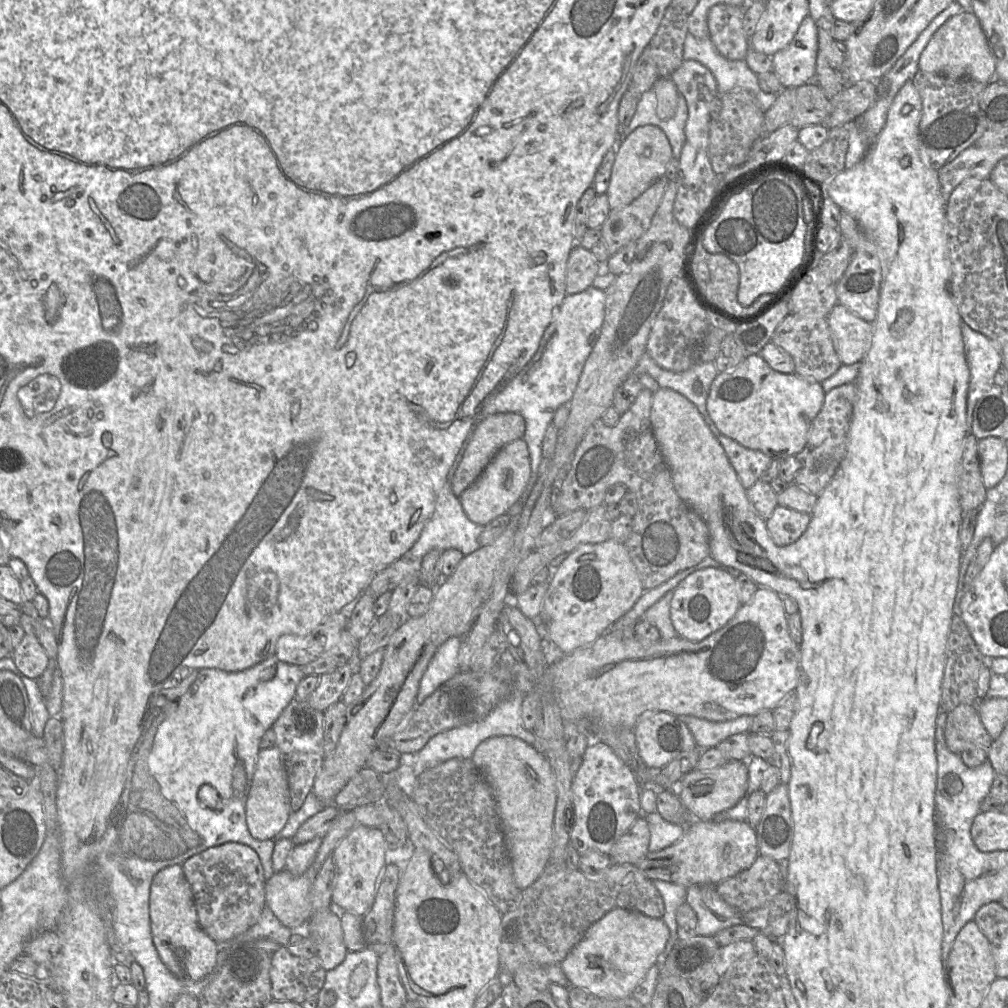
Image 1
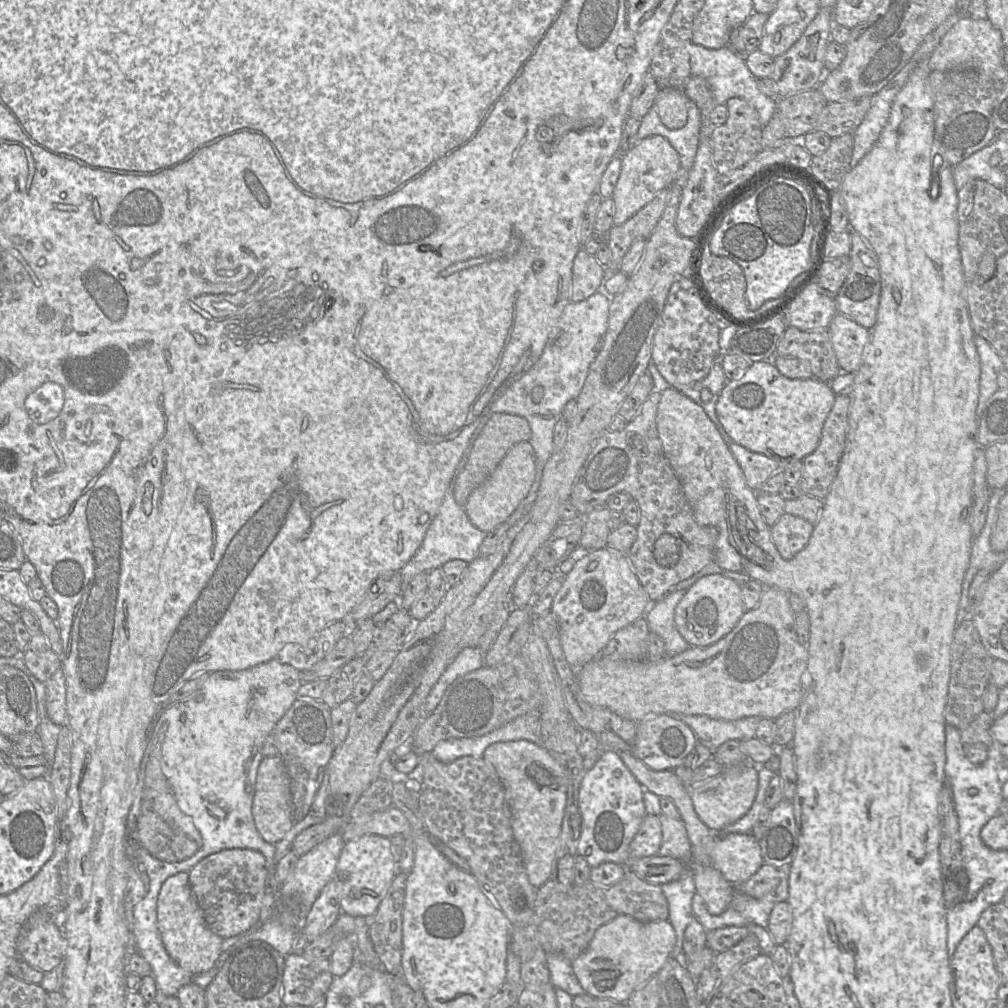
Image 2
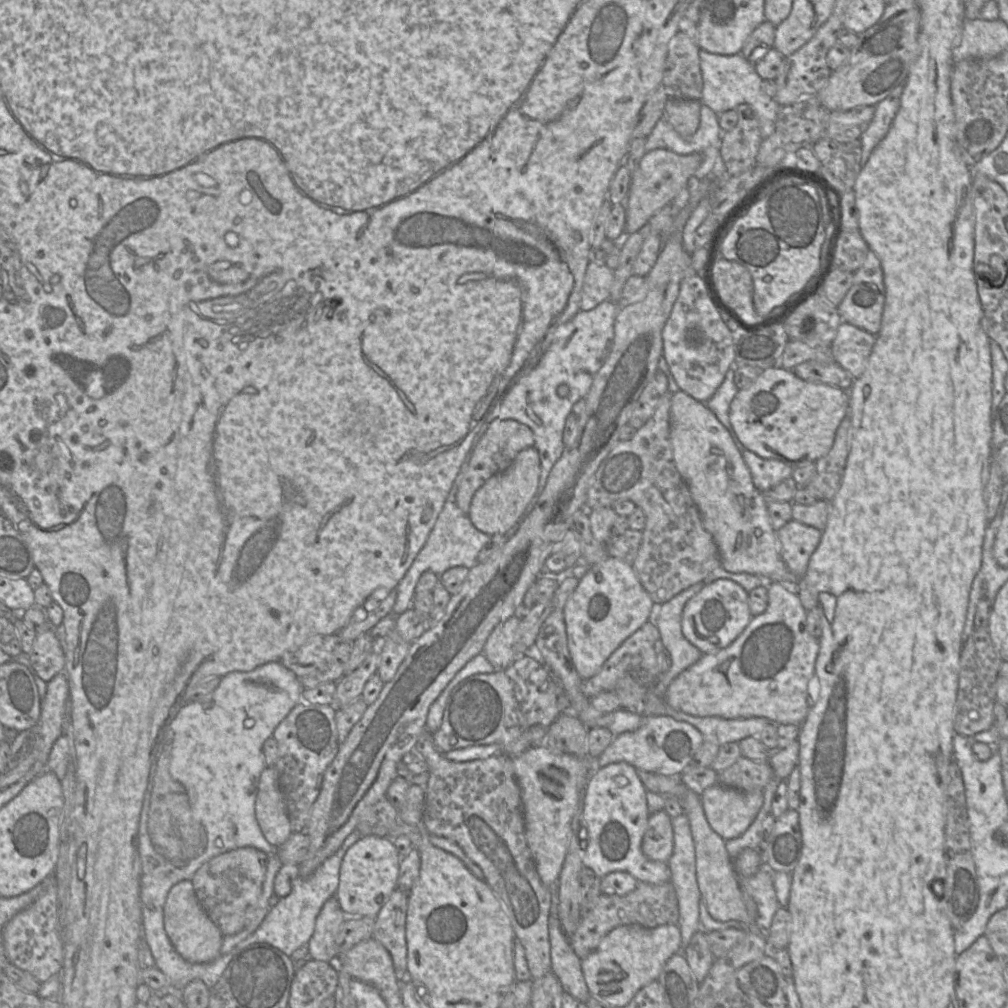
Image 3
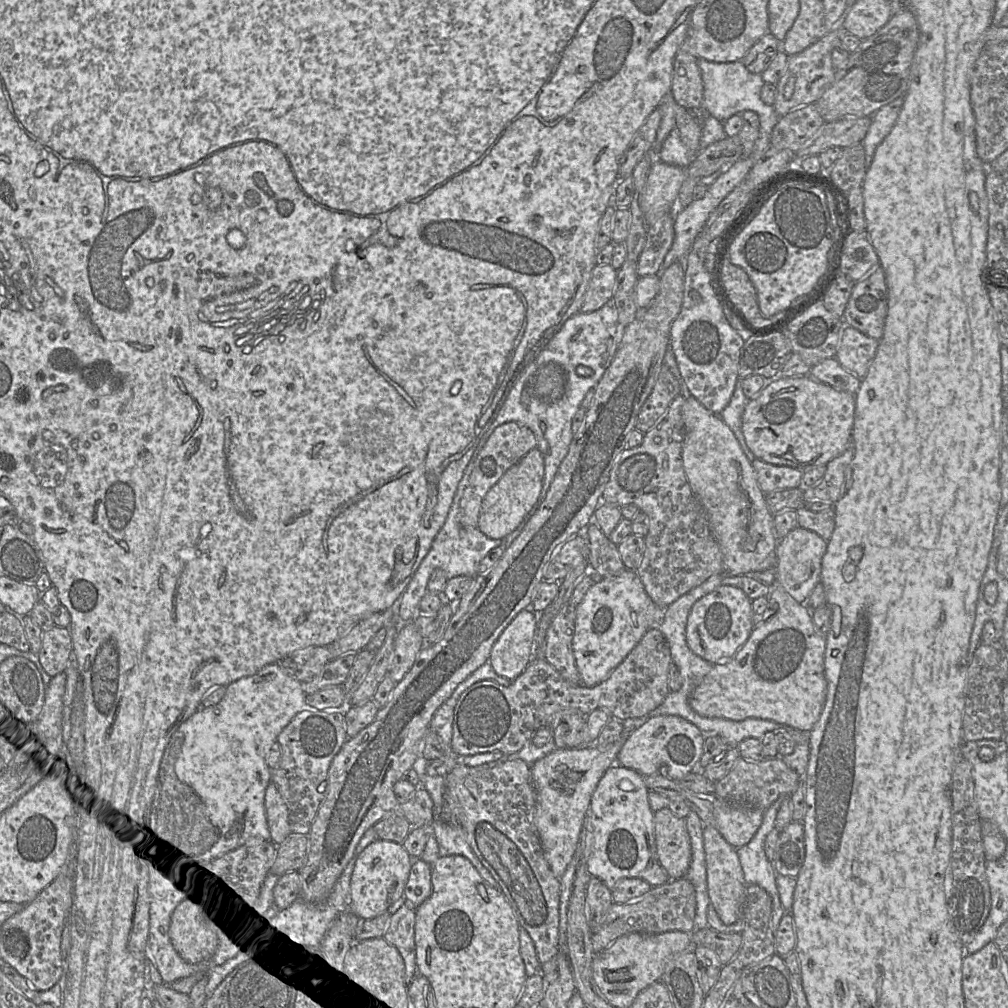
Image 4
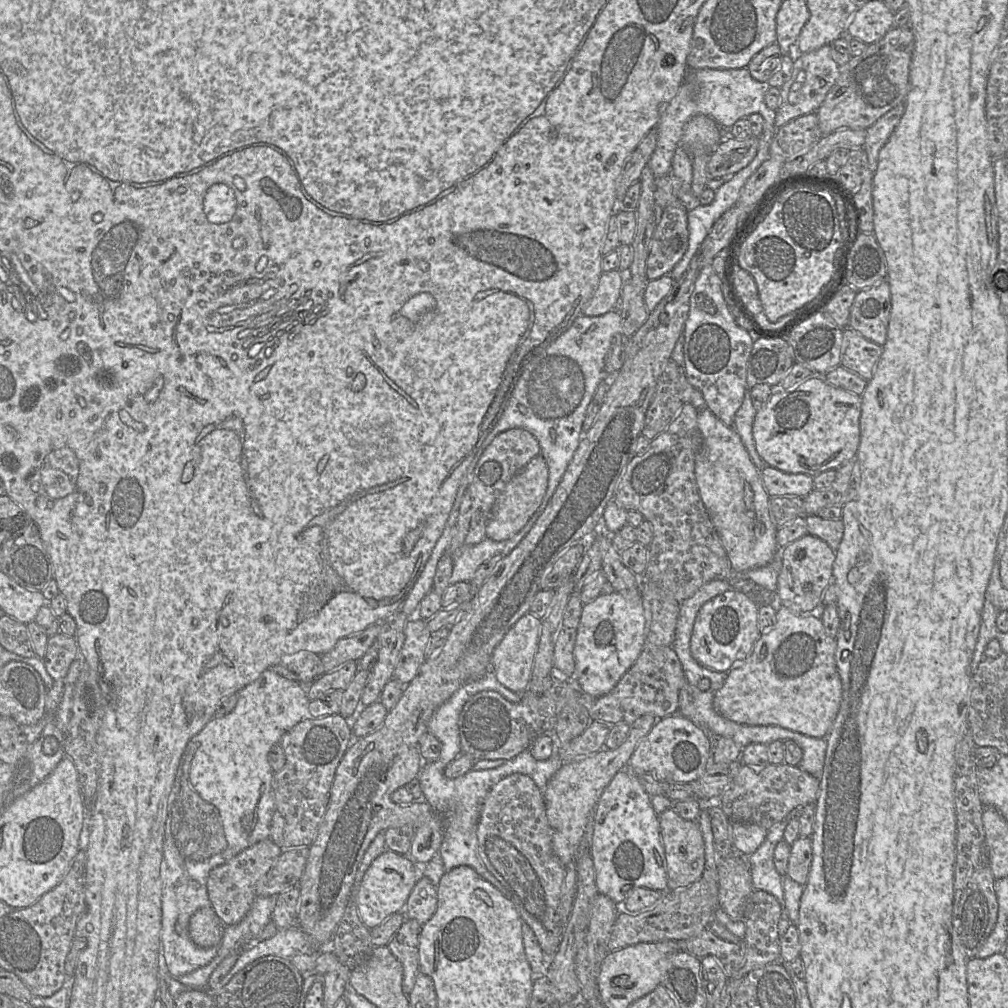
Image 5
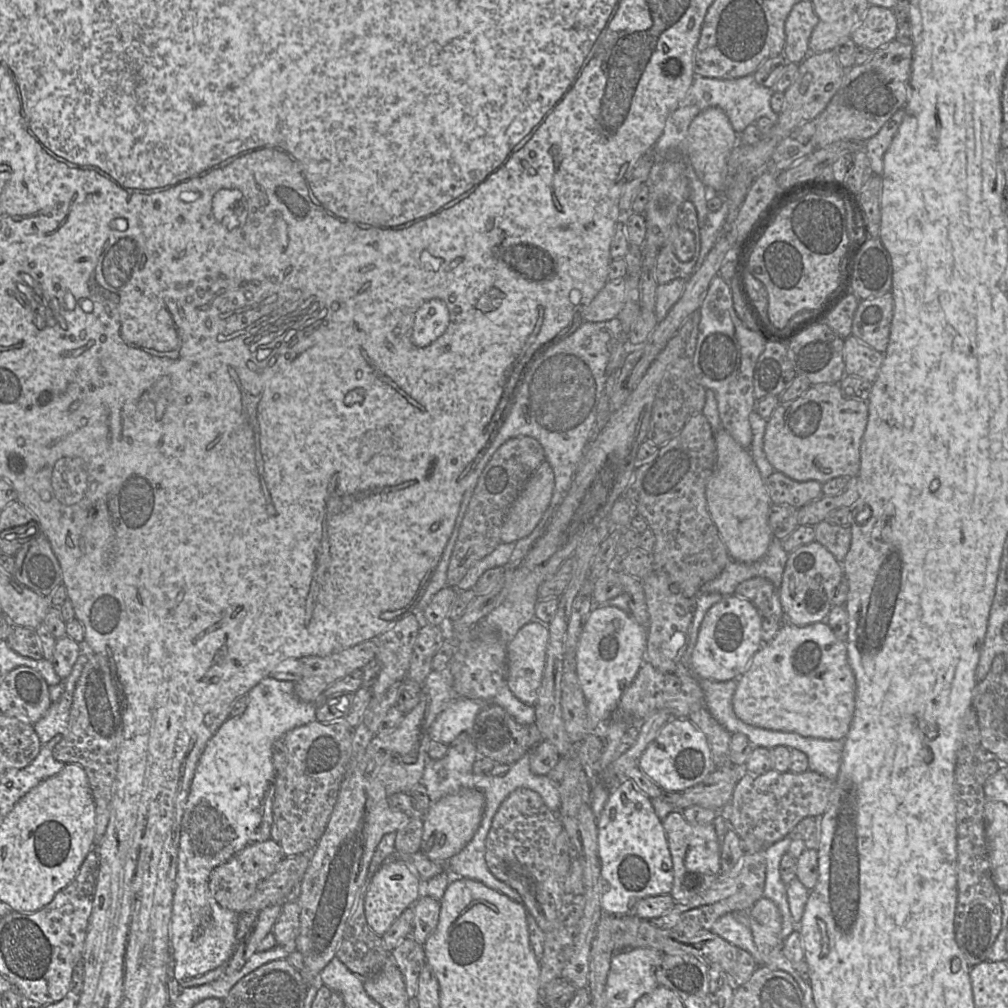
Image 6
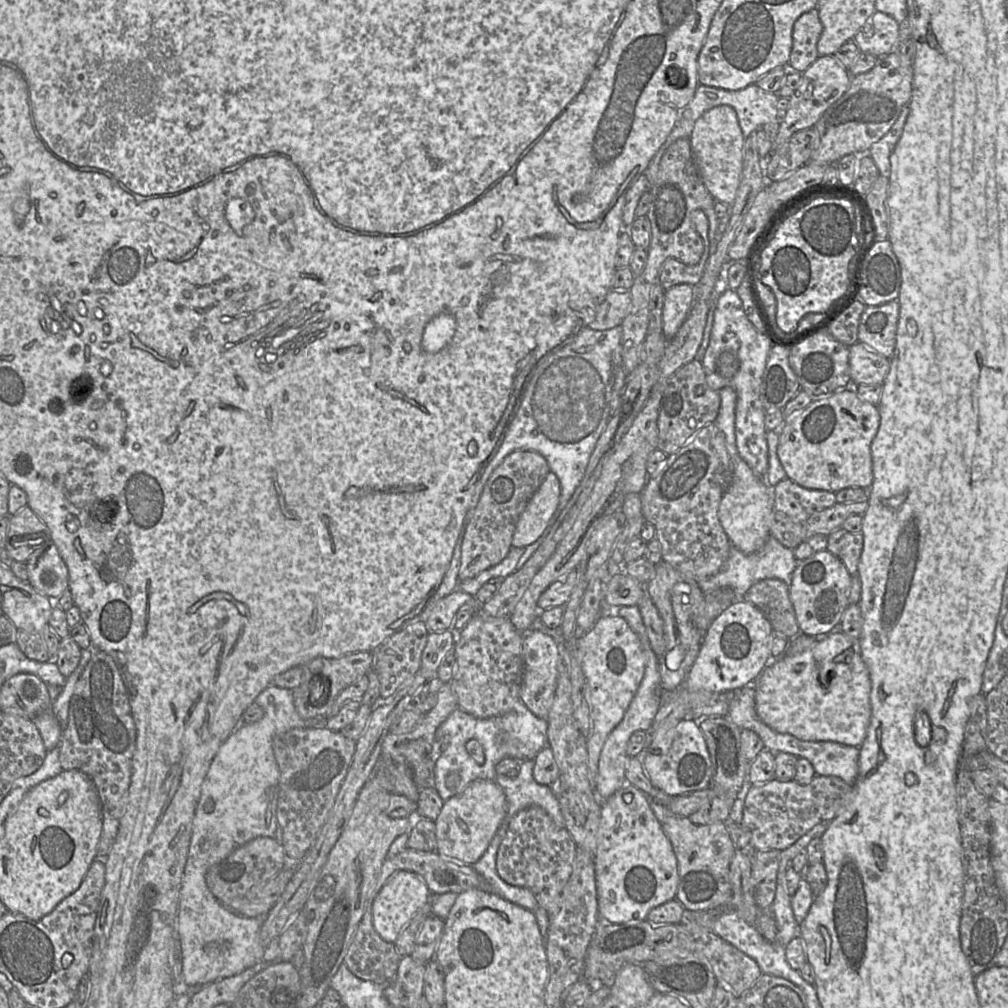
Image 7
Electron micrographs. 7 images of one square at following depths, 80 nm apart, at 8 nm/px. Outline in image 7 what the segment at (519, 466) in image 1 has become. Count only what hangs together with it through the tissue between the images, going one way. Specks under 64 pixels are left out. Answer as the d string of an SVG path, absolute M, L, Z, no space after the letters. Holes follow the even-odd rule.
M550 471L517 522L513 547L525 548L542 536L558 508L560 494L559 479Z

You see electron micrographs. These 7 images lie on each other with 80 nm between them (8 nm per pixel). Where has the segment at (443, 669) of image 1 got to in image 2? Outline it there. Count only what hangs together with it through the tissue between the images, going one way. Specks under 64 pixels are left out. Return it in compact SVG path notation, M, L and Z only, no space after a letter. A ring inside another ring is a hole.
M467 647L459 652L427 696L424 706L426 715L434 711L448 686L458 677L485 666L483 654L477 647Z

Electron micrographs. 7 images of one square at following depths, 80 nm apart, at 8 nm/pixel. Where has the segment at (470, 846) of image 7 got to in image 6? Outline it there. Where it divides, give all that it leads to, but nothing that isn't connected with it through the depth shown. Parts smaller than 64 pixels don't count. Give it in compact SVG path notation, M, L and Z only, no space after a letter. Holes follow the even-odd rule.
M461 789L433 803L423 818L423 835L420 852L431 861L445 864L458 854L474 837L485 811L485 796L476 789Z

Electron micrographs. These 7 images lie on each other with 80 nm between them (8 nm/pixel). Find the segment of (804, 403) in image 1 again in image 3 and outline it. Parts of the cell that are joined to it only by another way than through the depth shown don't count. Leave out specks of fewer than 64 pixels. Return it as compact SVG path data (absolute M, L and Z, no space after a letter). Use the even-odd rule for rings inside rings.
M777 366L763 370L753 385L737 392L729 417L738 439L748 450L796 469L830 452L849 404L848 391L802 380L793 371Z

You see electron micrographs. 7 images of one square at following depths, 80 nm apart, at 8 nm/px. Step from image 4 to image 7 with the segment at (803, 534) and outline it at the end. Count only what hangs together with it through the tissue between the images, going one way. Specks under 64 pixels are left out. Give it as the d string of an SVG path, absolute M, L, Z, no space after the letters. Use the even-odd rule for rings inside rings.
M826 550L797 562L789 585L789 596L801 633L812 637L822 637L839 631L841 617L851 604L849 592L852 579L853 576L845 565Z

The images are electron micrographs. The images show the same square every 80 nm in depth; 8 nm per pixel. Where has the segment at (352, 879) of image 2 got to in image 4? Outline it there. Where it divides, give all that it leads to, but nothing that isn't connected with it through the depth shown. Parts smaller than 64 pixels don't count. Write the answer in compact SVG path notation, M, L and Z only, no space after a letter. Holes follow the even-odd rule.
M377 840L357 855L351 874L349 910L362 921L389 914L400 902L413 858L402 845Z

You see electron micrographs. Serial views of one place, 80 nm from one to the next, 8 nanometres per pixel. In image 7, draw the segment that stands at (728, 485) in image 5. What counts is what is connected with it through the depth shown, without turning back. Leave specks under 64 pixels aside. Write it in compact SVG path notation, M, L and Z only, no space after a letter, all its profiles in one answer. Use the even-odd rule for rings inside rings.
M742 458L735 460L732 464L731 482L721 499L718 510L720 523L731 545L744 554L753 554L761 550L771 536L773 511L771 488L753 473Z

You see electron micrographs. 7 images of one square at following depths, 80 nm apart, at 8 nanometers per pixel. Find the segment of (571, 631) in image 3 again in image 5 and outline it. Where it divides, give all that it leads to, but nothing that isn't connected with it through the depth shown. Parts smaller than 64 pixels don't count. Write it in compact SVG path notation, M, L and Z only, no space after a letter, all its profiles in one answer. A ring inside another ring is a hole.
M619 592L602 594L584 604L574 645L573 680L592 696L609 693L635 663L645 644L645 617L642 600L630 602Z

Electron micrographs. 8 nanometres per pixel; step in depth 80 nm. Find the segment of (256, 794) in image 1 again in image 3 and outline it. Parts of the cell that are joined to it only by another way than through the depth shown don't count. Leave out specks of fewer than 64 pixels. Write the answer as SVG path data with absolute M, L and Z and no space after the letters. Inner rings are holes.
M266 766L260 775L255 816L263 836L275 847L283 845L293 833L275 766Z

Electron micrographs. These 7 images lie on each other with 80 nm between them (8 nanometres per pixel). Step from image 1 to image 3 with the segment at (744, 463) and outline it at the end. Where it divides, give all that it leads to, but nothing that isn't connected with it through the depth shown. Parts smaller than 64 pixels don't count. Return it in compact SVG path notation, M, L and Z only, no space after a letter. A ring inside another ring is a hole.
M750 450L741 451L755 487L764 492L792 477L793 468L782 461L762 458Z

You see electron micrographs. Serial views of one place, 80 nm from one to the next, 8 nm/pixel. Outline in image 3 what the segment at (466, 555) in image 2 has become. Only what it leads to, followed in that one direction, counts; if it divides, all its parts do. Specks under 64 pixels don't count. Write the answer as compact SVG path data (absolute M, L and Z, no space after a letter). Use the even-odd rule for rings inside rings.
M468 454L464 459L459 474L452 485L443 509L440 512L427 541L397 585L396 602L393 606L393 613L395 616L400 615L413 607L415 587L423 573L430 571L441 576L446 570L456 566L464 566L471 569L478 563L478 554L480 550L491 539L491 536L475 528L468 516L457 505L457 491L464 475L466 474L467 465Z

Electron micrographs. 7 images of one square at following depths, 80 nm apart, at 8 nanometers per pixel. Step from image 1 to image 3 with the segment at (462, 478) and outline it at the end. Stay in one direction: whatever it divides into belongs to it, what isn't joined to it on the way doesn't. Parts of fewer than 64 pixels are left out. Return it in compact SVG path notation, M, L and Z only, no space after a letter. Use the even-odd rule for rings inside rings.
M496 419L491 422L485 433L477 437L468 452L467 471L457 491L457 505L467 515L474 494L491 477L503 472L514 460L516 455L528 447L534 447L534 435L525 424L514 419Z

